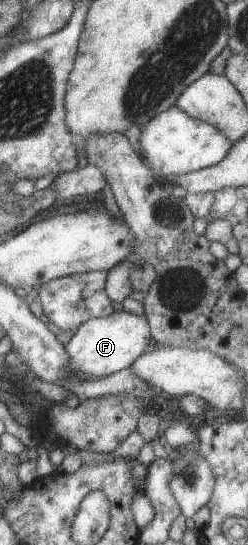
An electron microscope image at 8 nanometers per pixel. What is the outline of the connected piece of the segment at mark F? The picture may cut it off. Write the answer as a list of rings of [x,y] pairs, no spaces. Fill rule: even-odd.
[[[121,311],[112,312],[110,316],[86,320],[63,346],[70,362],[66,366],[66,372],[74,374],[78,380],[109,376],[129,368],[132,362],[144,353],[150,339],[148,322],[143,315]]]

